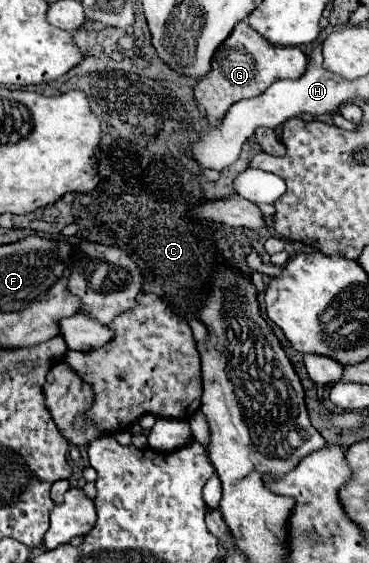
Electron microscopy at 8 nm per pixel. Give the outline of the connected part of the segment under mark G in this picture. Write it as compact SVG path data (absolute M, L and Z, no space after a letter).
M237 23L229 39L217 49L211 65L209 75L199 79L195 85L195 99L207 113L209 123L217 125L233 103L261 95L279 79L297 79L307 67L307 57L299 47L271 45L247 23Z

